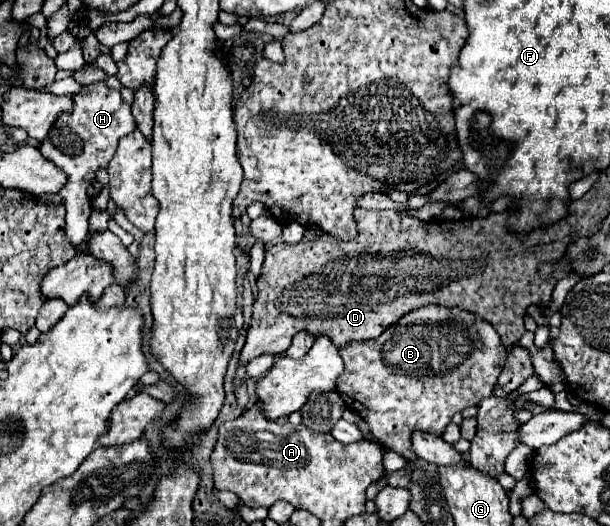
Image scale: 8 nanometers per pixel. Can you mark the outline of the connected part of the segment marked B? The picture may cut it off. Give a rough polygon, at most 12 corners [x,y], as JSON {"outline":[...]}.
{"outline":[[428,304],[342,346],[336,392],[406,462],[490,396],[508,350]]}

